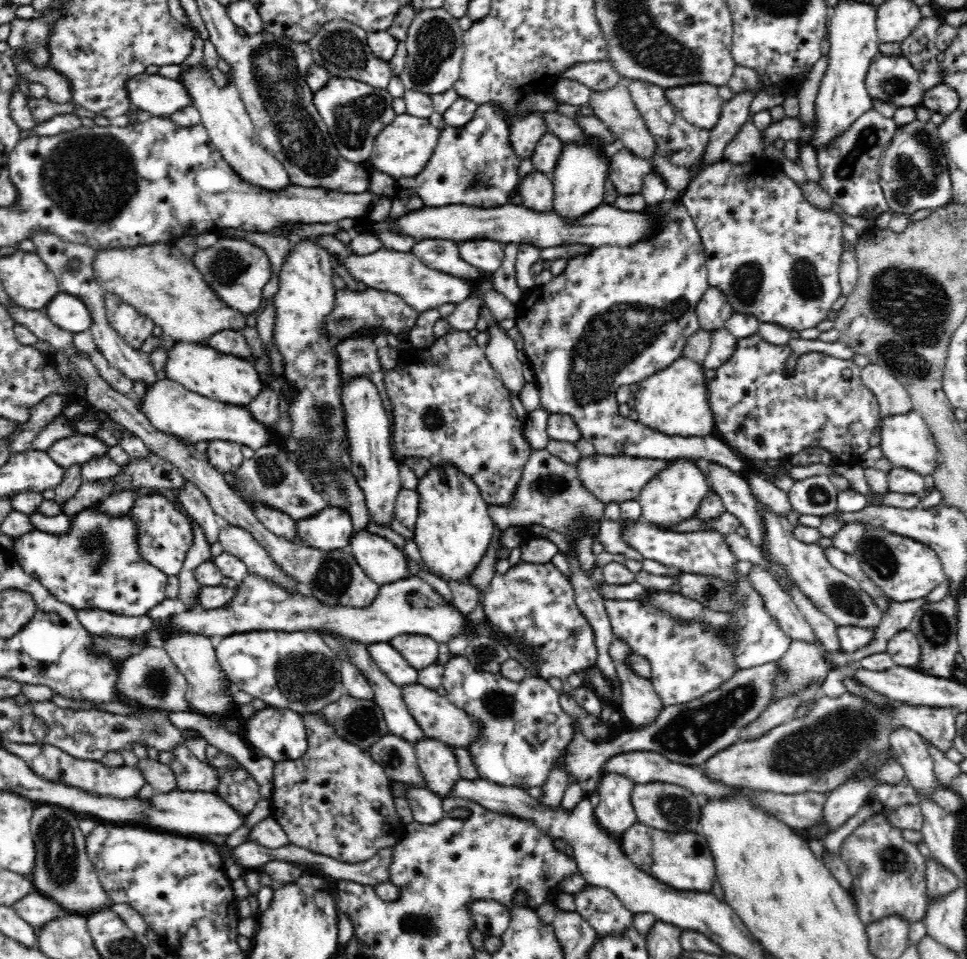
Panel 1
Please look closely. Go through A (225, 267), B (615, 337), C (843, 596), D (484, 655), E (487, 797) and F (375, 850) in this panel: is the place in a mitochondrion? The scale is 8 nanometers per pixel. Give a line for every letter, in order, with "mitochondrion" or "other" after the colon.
A: mitochondrion
B: mitochondrion
C: mitochondrion
D: mitochondrion
E: other
F: other

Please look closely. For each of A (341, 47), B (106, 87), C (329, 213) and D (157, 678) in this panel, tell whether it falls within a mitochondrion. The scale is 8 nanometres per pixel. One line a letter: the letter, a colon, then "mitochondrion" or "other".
A: mitochondrion
B: other
C: other
D: mitochondrion

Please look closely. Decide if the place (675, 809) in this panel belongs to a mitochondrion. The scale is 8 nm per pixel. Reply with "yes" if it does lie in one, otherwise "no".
yes

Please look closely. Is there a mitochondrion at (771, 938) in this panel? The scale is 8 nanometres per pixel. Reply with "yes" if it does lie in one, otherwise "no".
no

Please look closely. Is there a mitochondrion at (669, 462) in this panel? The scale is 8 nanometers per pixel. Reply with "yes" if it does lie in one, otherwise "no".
no

